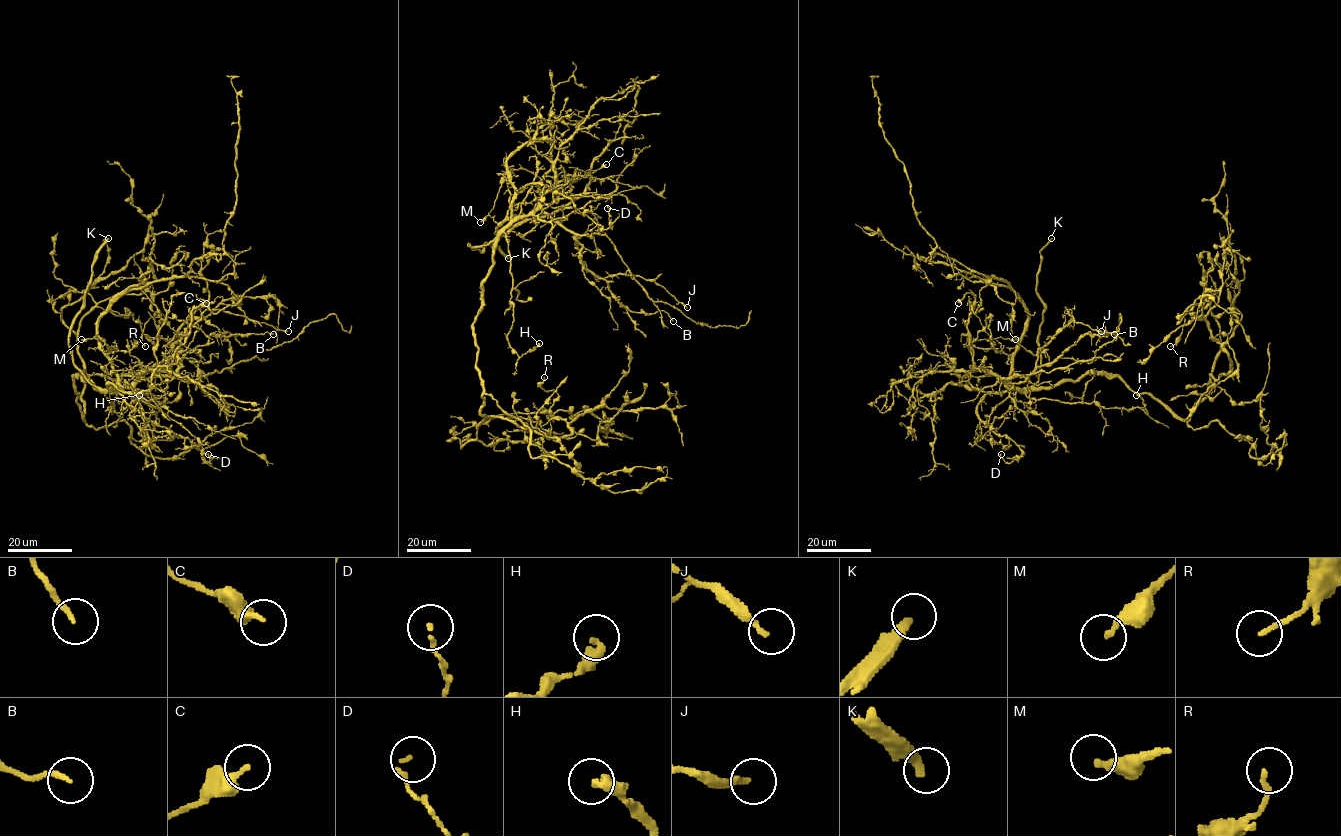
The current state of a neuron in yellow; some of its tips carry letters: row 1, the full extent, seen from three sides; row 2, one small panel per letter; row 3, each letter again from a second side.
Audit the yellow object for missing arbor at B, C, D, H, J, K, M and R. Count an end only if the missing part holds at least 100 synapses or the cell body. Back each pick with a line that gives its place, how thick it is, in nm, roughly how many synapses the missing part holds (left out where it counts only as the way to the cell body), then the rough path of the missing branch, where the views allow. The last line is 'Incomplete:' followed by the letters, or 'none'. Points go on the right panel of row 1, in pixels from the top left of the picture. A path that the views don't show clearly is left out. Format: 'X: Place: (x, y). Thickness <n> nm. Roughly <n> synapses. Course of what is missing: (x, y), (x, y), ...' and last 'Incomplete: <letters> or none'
K: Place: (1051, 238). Thickness 240 nm. Course of what is missing: (1051, 238), (1141, 212), (1188, 167), (1232, 170), (1249, 185), (1258, 180), (1260, 162)
Incomplete: K

